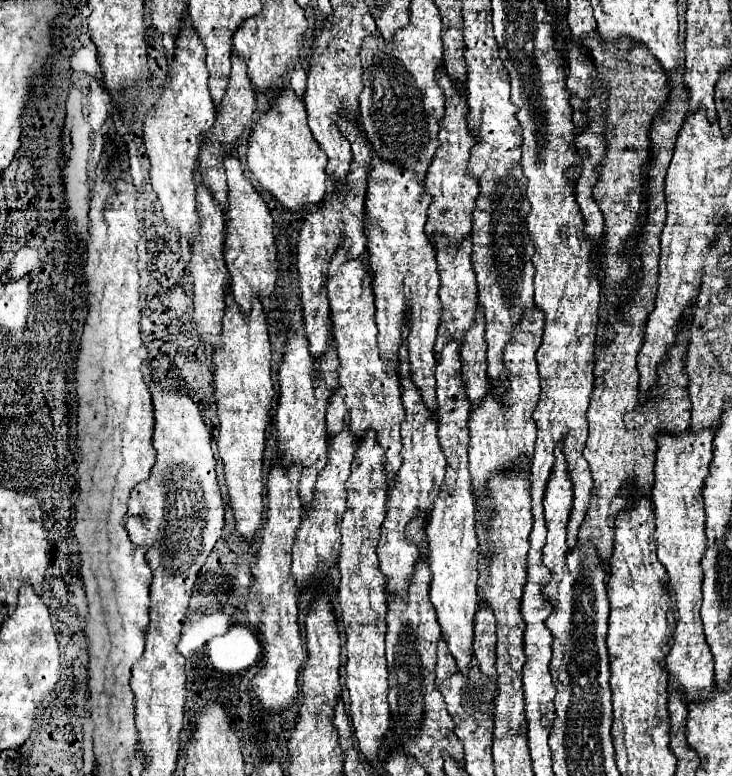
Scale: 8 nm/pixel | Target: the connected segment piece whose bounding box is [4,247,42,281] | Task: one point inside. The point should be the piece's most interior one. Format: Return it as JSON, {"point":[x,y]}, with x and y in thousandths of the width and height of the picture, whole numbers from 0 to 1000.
{"point":[36,335]}

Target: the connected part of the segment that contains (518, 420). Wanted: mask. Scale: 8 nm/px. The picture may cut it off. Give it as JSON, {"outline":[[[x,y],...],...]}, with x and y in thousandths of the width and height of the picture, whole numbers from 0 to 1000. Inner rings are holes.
{"outline":[[[735,396],[719,398],[713,403],[713,414],[699,424],[699,439],[689,450],[689,473],[694,478],[689,499],[667,499],[661,514],[645,527],[639,537],[642,553],[642,573],[639,573],[639,602],[650,638],[667,635],[664,620],[672,612],[697,604],[710,586],[730,586],[730,566],[732,566],[732,545],[727,540],[727,530],[738,514],[738,483],[732,476],[732,452],[740,439],[743,427],[743,406]]]}

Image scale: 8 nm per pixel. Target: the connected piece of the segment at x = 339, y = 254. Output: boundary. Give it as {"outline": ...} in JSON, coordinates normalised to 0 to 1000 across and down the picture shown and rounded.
{"outline":[[[467,308],[467,313],[459,321],[456,334],[451,336],[451,347],[448,347],[448,385],[451,385],[451,403],[454,403],[454,427],[459,434],[459,447],[462,447],[462,463],[464,463],[464,473],[462,473],[462,499],[456,501],[456,509],[451,514],[451,524],[445,532],[445,548],[448,548],[448,561],[454,563],[456,558],[464,558],[473,548],[470,535],[478,532],[478,545],[475,550],[481,553],[481,558],[486,563],[497,561],[500,553],[511,553],[516,558],[516,571],[522,573],[525,584],[527,584],[527,610],[530,610],[530,620],[538,617],[538,612],[544,610],[544,602],[549,599],[549,589],[546,589],[546,548],[552,540],[552,524],[546,517],[546,486],[544,478],[538,473],[533,473],[533,468],[527,468],[519,457],[516,450],[516,421],[511,414],[511,383],[508,383],[508,360],[500,352],[500,344],[495,339],[495,334],[473,334],[475,326],[475,311]]]}

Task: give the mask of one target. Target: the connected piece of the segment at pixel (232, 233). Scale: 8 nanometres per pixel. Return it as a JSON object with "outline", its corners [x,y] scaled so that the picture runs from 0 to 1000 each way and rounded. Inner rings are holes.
{"outline":[[[309,200],[306,205],[309,226],[311,226],[311,272],[309,272],[309,305],[306,305],[306,336],[314,352],[314,370],[322,390],[331,401],[342,403],[342,388],[347,383],[366,383],[377,370],[377,318],[372,300],[372,280],[366,264],[344,238],[344,233],[333,226],[325,202]]]}

